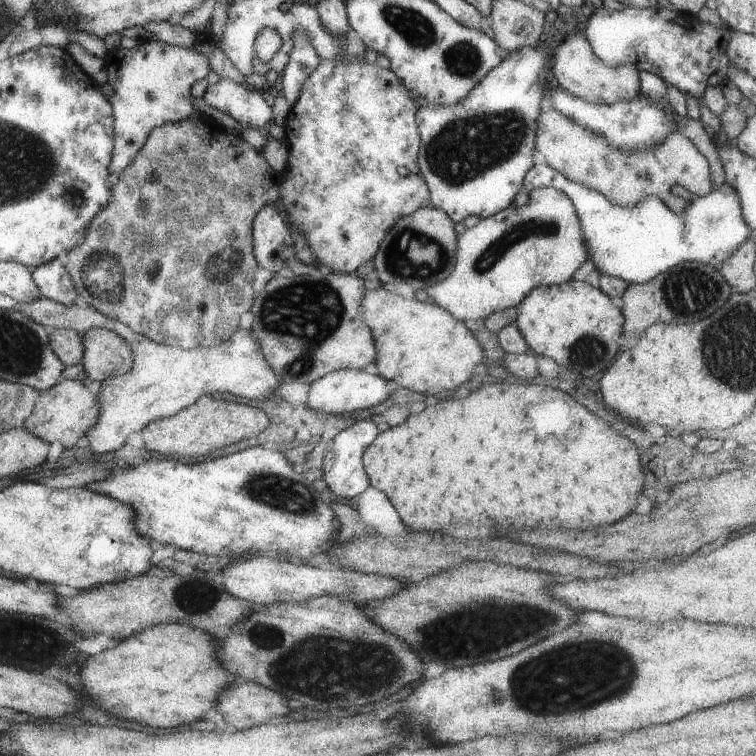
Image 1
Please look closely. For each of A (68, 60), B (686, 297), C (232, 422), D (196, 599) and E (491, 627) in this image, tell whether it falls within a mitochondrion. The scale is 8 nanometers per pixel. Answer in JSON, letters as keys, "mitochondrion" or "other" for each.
{"A":"other","B":"mitochondrion","C":"other","D":"mitochondrion","E":"mitochondrion"}

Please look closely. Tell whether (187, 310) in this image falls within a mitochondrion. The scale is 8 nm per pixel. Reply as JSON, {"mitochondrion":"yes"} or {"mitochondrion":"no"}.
{"mitochondrion":"no"}

